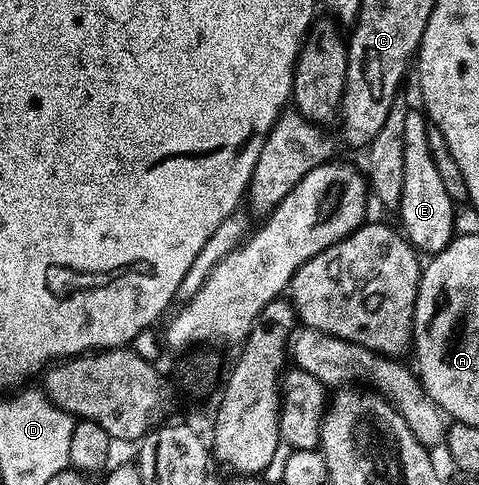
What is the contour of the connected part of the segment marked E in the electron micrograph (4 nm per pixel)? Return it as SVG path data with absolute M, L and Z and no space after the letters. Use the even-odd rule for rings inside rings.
M409 108L404 136L406 175L402 179L398 225L413 249L421 254L435 255L441 253L452 242L456 233L457 206L450 199L450 195L446 195L446 187L442 183L442 178L438 176L438 167L434 167L434 159L430 155L430 143L426 143L428 126L425 114L419 108Z

